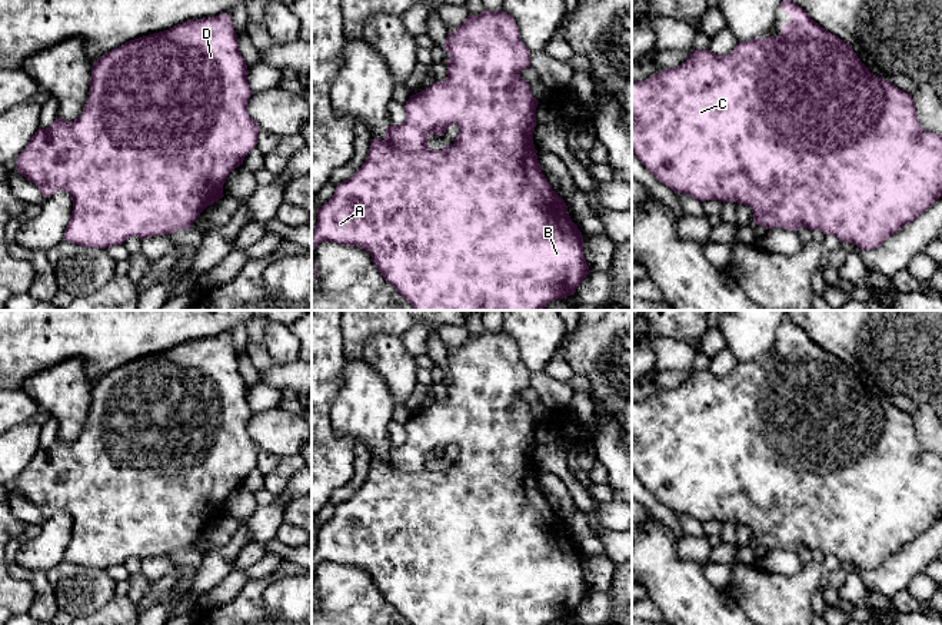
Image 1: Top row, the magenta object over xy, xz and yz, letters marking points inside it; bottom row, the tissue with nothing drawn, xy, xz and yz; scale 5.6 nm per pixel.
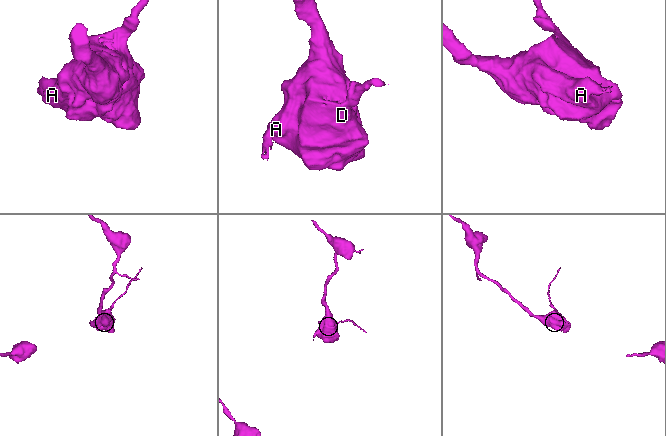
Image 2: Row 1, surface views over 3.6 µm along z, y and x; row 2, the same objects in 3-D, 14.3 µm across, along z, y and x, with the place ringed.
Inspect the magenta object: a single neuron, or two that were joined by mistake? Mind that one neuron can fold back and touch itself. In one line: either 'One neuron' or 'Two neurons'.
One neuron

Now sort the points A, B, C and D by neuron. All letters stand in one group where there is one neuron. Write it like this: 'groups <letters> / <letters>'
groups A B C D

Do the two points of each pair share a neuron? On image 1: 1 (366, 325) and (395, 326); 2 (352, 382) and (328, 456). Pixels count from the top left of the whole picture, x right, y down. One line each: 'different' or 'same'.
1: same
2: different

